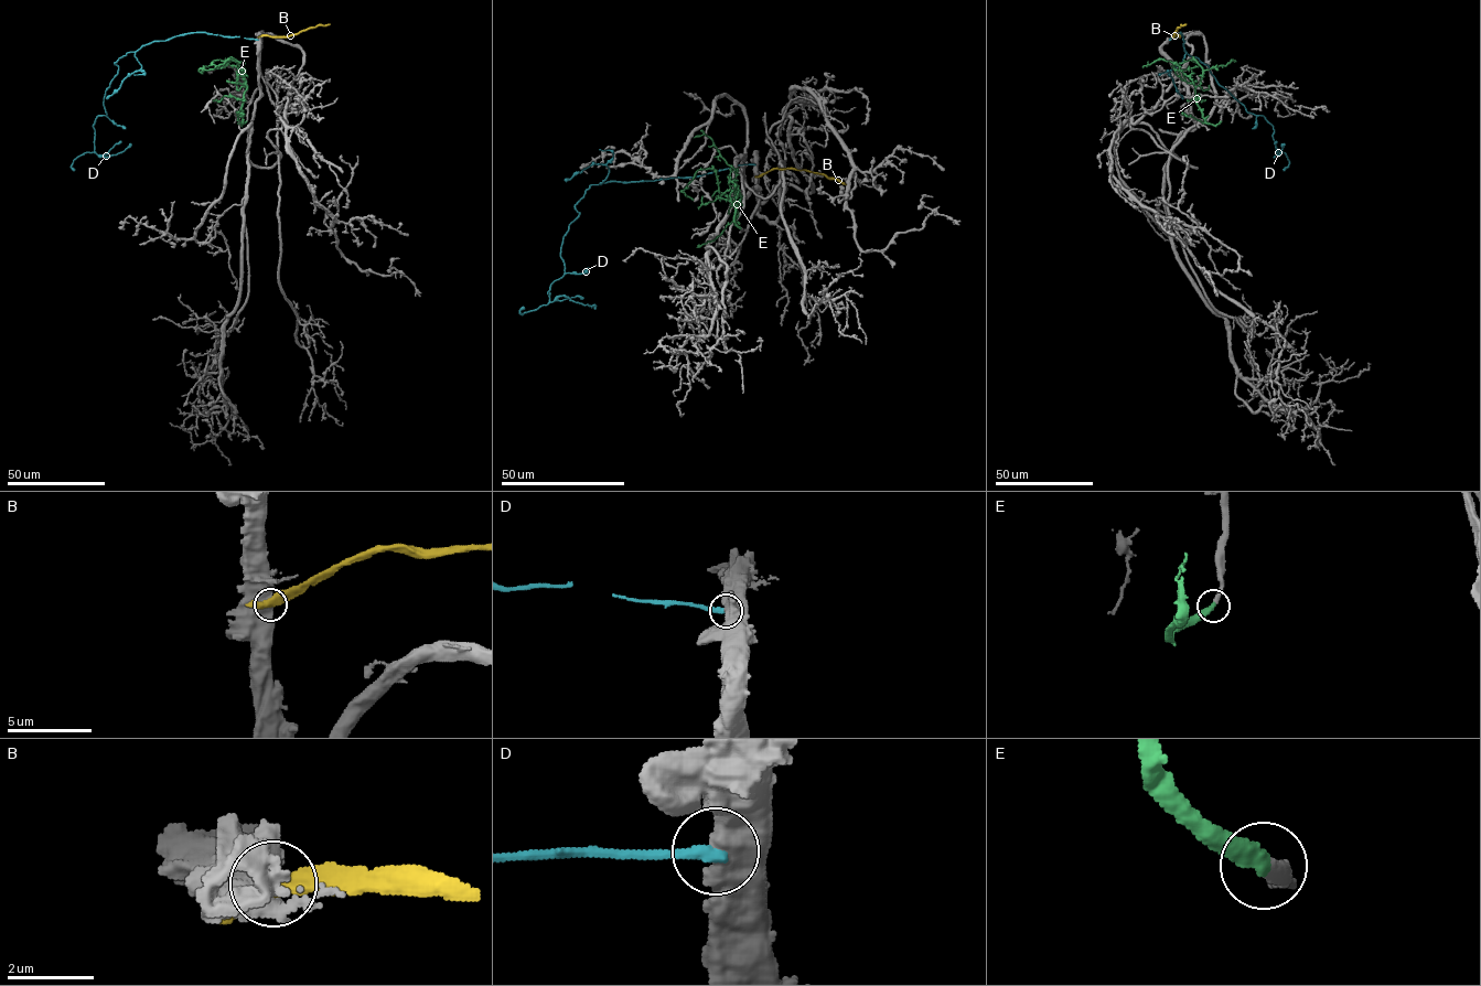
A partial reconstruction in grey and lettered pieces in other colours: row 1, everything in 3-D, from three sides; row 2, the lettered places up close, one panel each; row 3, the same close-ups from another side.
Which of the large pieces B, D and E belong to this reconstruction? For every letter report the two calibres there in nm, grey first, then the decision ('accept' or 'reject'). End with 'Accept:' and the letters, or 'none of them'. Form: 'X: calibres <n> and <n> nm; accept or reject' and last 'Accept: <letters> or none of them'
B: calibres 800 and 400 nm; reject
D: calibres 850 and 320 nm; reject
E: calibres 320 and 360 nm; accept
Accept: E

